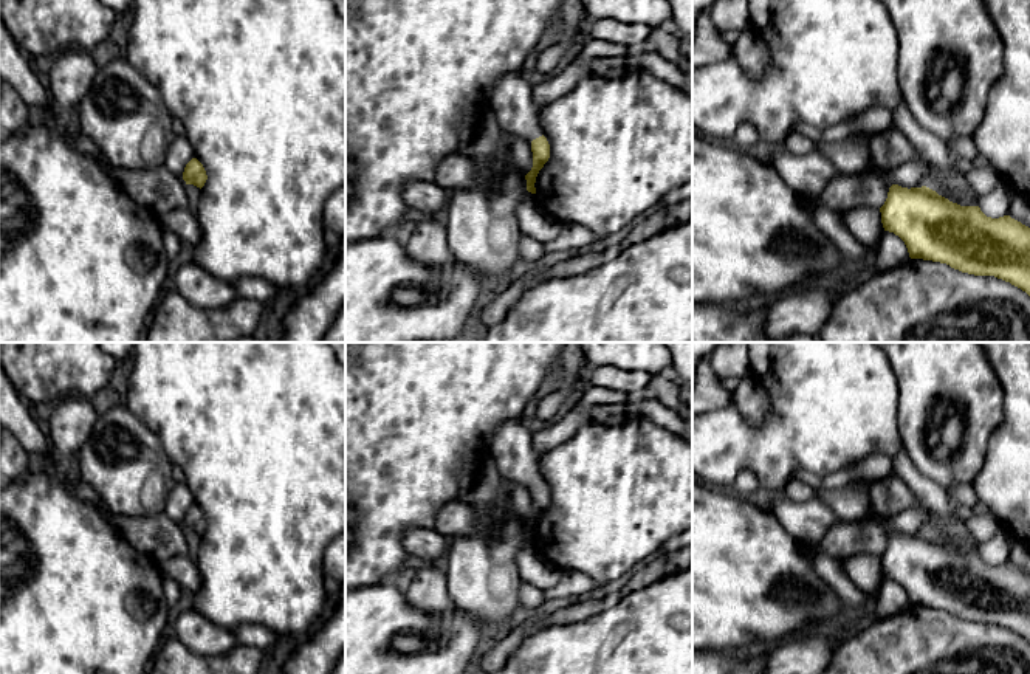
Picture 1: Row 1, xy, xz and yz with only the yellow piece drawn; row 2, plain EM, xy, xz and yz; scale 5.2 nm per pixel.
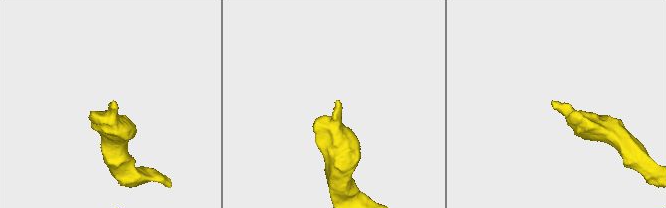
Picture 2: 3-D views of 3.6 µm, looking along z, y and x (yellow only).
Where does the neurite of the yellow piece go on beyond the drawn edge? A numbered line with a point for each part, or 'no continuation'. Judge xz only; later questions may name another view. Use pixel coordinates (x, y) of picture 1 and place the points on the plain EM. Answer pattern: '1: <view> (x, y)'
1: xz (513, 460)

